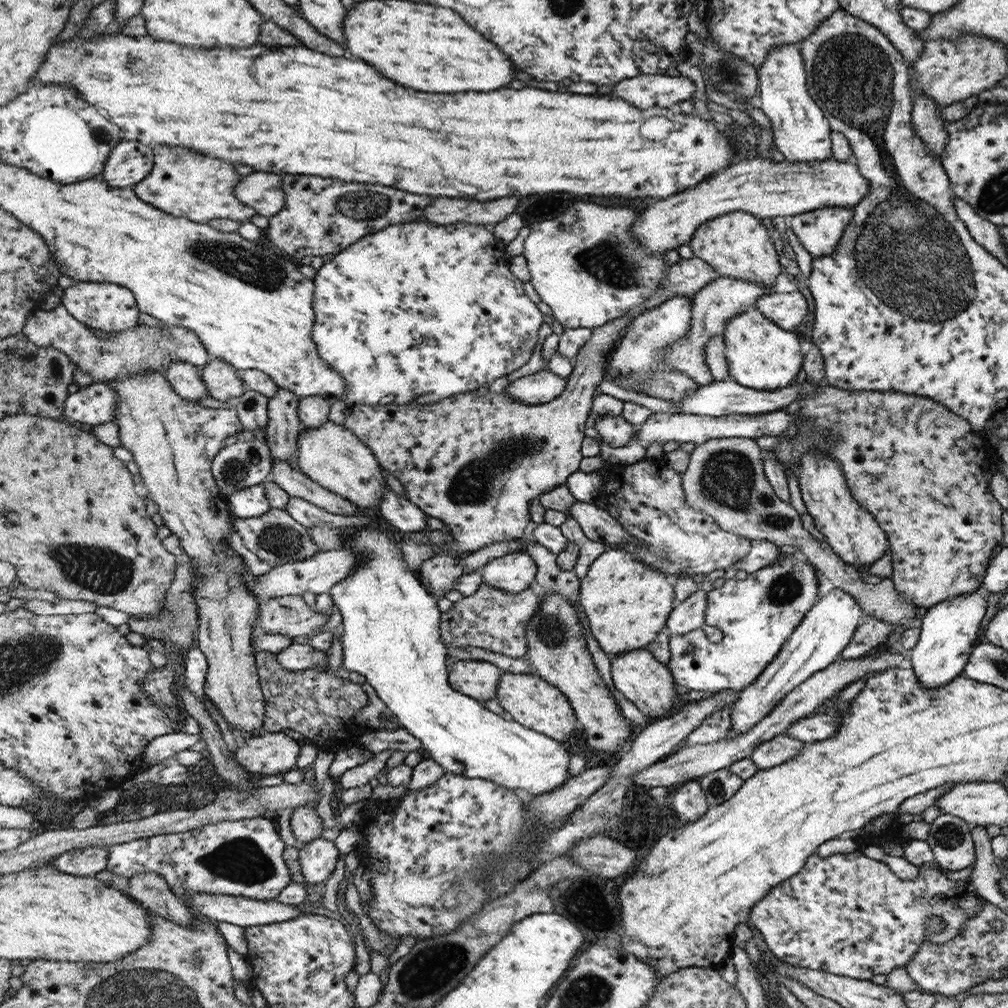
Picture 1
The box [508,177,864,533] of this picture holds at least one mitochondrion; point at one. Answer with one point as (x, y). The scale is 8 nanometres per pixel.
(608, 261)

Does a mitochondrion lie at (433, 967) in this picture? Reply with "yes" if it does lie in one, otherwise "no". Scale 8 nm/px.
yes

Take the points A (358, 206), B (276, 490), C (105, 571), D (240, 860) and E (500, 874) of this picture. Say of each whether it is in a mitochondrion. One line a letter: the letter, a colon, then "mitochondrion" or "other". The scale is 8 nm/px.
A: mitochondrion
B: other
C: mitochondrion
D: mitochondrion
E: mitochondrion

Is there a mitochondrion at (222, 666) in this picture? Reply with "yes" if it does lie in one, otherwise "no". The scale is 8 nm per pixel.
no

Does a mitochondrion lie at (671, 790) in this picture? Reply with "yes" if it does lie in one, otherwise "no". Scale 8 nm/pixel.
no

